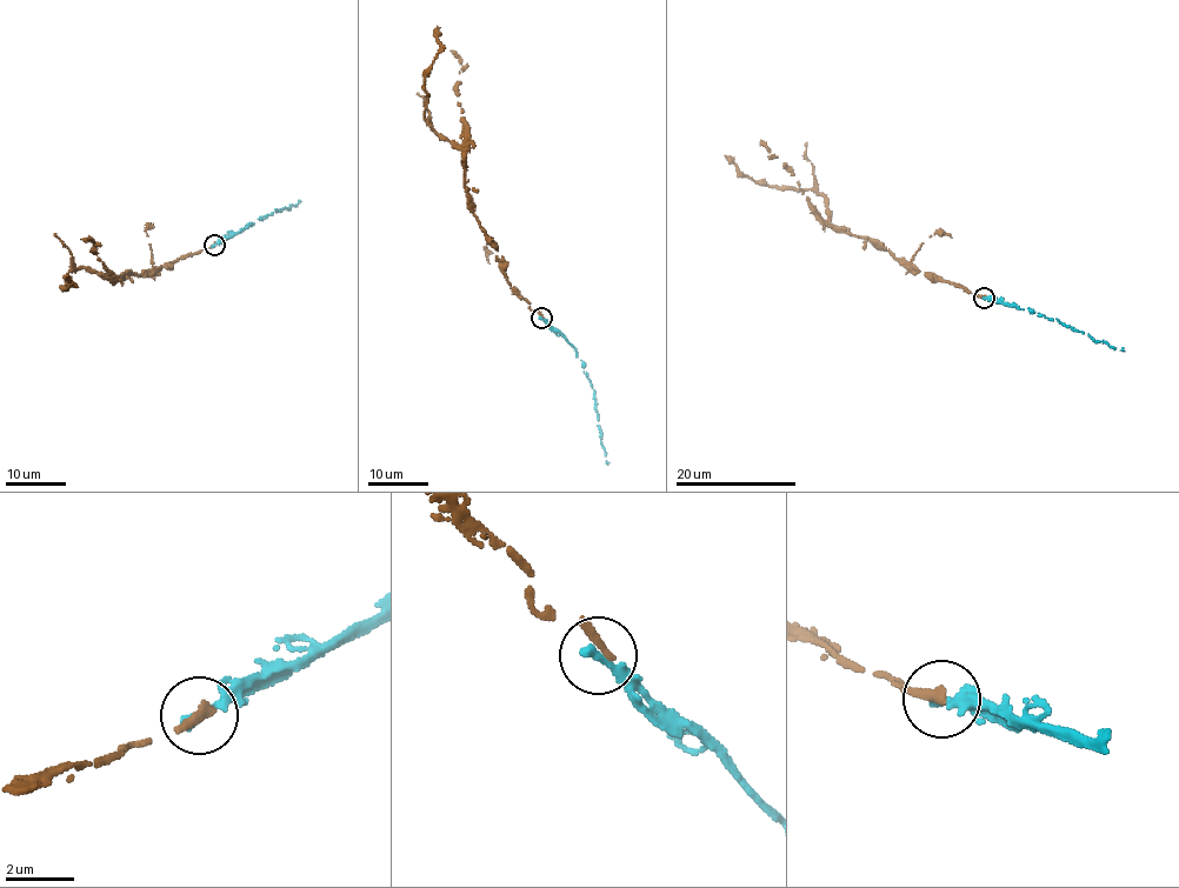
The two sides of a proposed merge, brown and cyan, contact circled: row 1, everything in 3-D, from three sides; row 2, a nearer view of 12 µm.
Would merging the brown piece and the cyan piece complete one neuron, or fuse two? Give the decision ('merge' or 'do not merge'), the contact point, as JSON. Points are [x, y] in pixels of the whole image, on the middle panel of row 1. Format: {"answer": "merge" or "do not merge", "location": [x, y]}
{"answer": "merge", "location": [541, 318]}

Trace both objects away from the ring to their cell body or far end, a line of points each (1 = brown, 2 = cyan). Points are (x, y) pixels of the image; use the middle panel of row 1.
1: (541, 318), (511, 286), (498, 248), (473, 213), (465, 157), (425, 119), (425, 81), (439, 48), (437, 26)
2: (541, 318), (574, 348), (580, 360), (593, 389), (606, 460)

